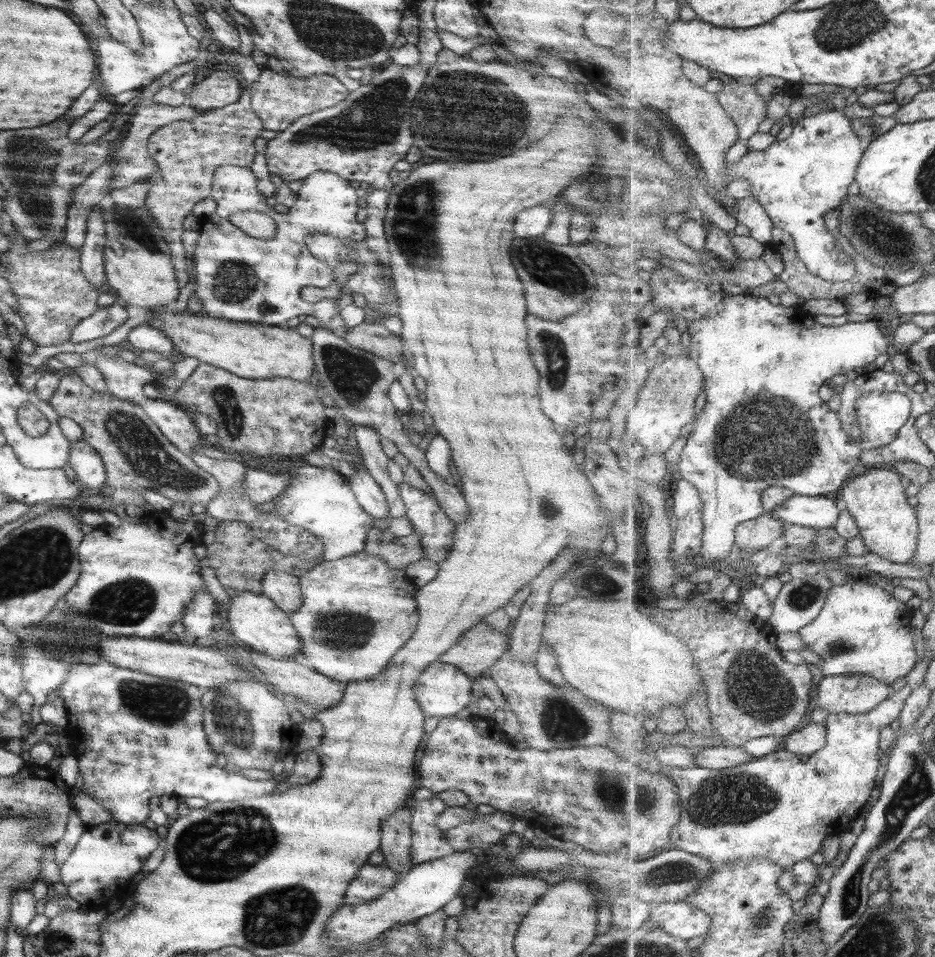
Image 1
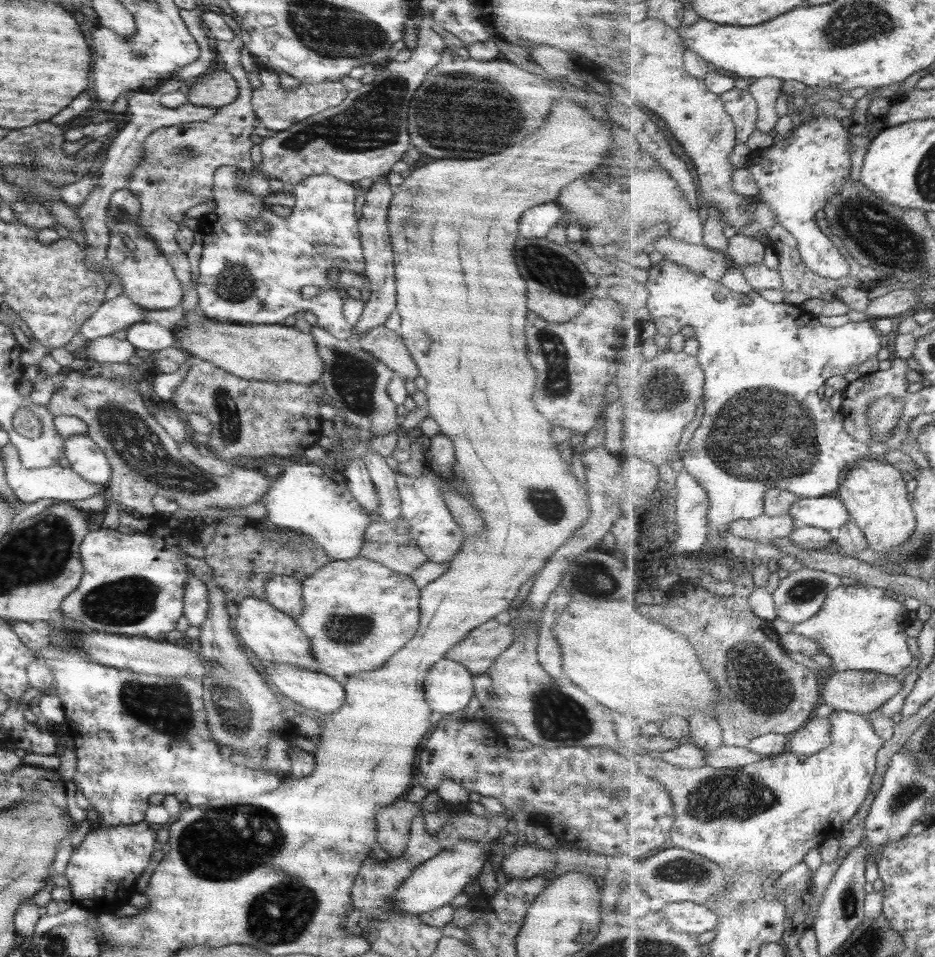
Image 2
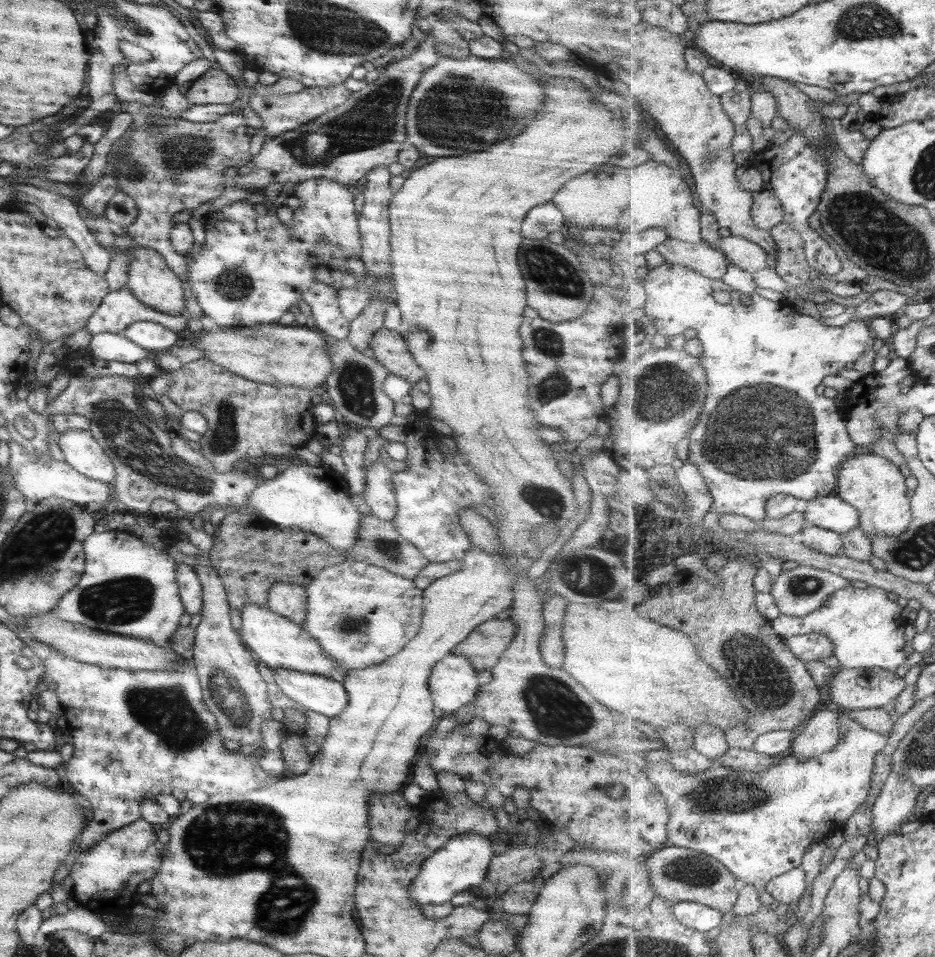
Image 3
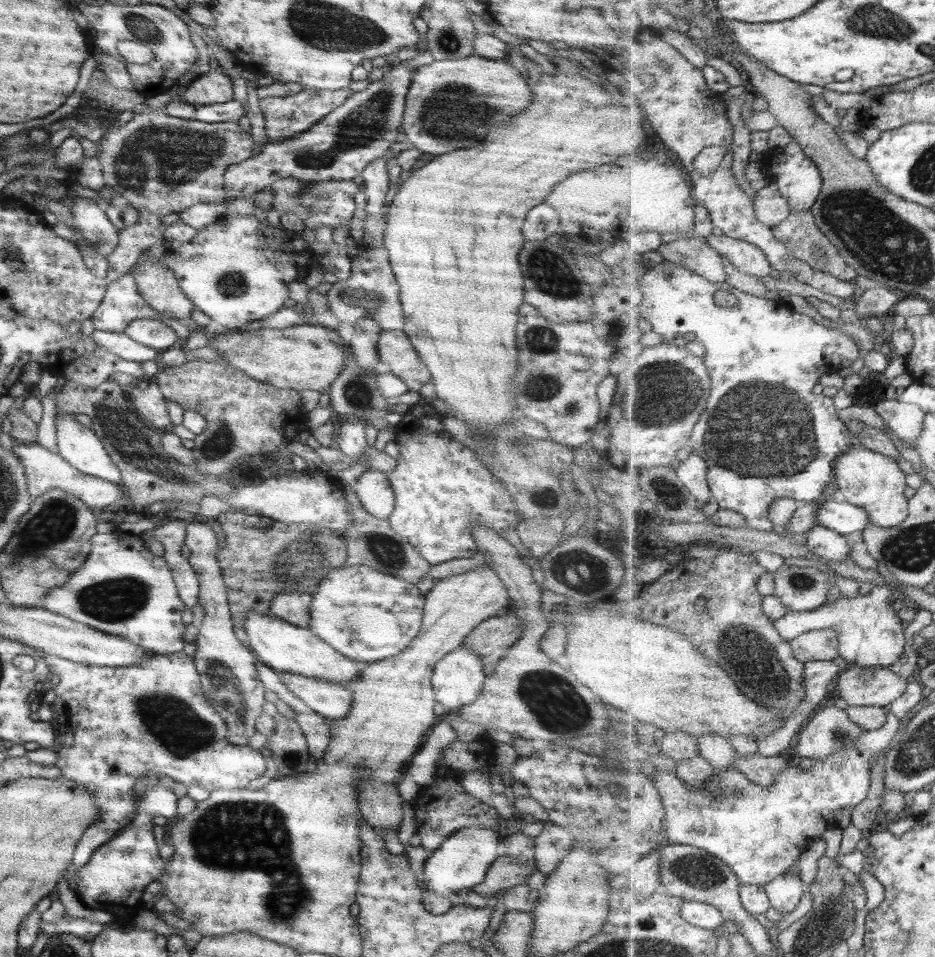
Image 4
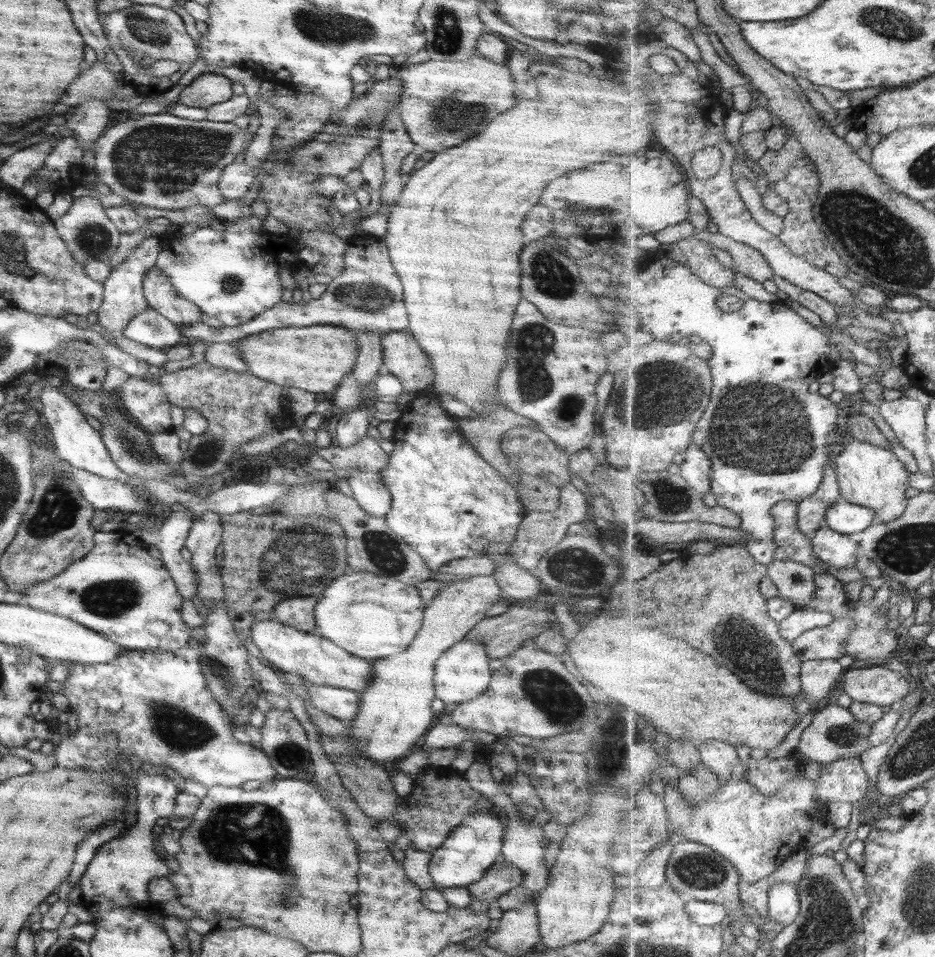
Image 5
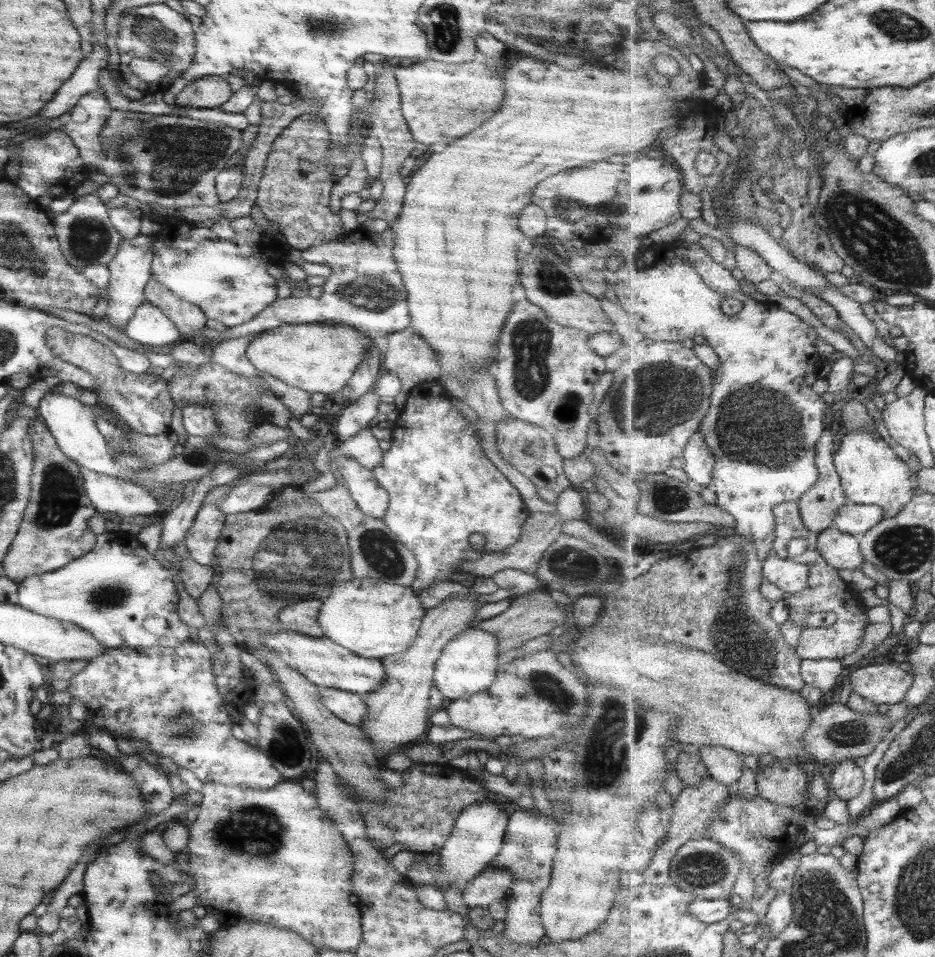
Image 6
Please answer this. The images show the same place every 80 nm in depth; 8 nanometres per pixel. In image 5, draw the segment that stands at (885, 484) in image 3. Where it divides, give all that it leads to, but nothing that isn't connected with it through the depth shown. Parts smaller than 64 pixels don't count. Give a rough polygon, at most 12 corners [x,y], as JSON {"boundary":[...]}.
{"boundary":[[848,436],[833,464],[844,499],[893,522],[911,474],[891,449]]}

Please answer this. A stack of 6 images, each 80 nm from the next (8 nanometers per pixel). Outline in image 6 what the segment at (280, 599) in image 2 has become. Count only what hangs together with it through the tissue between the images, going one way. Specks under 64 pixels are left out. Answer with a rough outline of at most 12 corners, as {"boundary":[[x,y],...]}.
{"boundary":[[322,601],[285,605],[280,628],[323,637],[317,624]]}

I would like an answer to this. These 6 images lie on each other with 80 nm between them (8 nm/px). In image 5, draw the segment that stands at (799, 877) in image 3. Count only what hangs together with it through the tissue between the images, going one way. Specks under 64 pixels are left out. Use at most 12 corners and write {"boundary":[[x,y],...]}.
{"boundary":[[798,884],[769,891],[768,918],[783,928],[793,924],[801,905]]}

